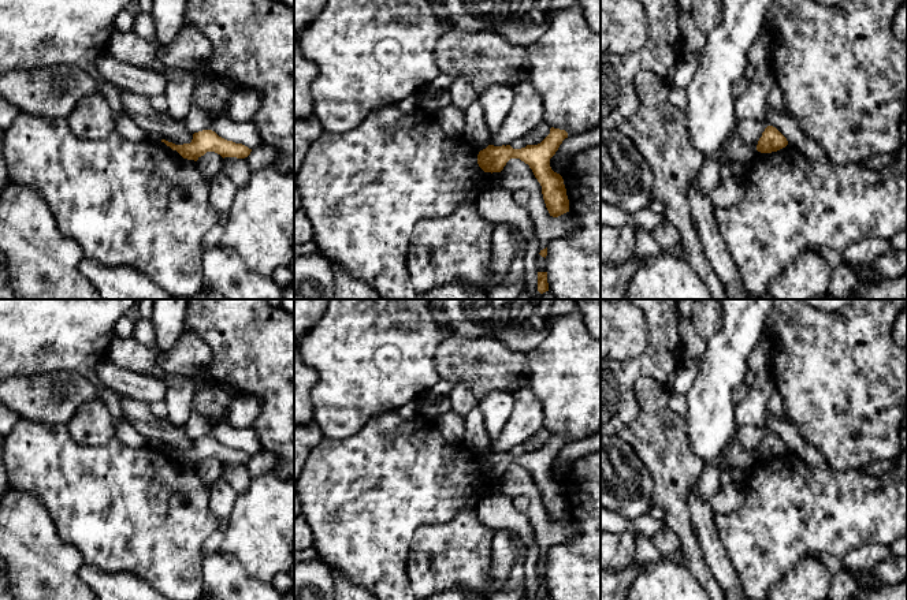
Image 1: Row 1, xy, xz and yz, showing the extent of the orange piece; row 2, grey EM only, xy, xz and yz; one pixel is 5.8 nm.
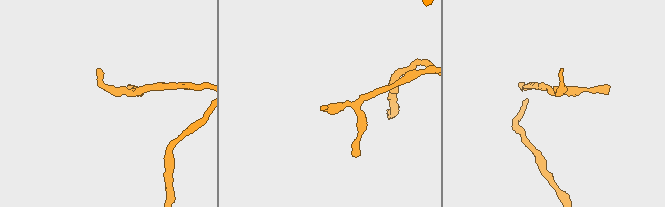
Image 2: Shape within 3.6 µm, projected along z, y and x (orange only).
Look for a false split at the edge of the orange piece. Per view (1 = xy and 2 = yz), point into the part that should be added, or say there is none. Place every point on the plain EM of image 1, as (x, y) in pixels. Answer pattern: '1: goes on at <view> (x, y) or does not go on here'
1: does not go on here
2: does not go on here

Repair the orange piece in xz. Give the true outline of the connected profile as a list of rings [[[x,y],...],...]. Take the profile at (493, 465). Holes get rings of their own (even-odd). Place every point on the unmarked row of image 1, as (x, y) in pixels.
[[[550,435],[550,440],[538,451],[527,451],[513,455],[510,451],[488,451],[477,461],[477,470],[484,478],[501,478],[510,465],[520,465],[529,472],[535,484],[542,492],[546,514],[553,523],[569,518],[569,506],[564,485],[550,473],[550,465],[555,461],[568,439],[560,435]]]

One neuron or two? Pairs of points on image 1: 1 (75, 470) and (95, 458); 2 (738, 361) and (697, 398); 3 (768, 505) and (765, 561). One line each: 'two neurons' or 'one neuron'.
1: one neuron
2: one neuron
3: one neuron

